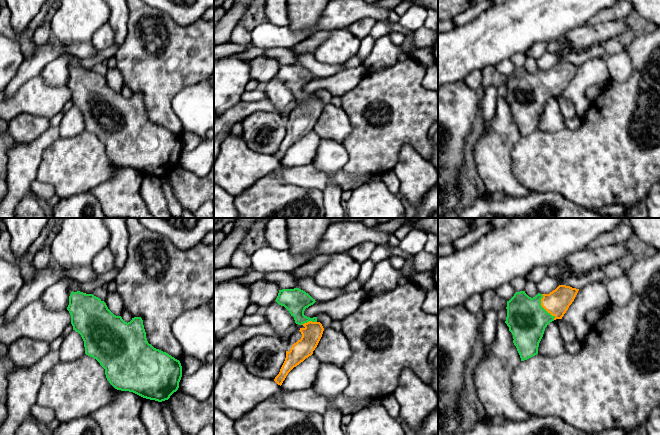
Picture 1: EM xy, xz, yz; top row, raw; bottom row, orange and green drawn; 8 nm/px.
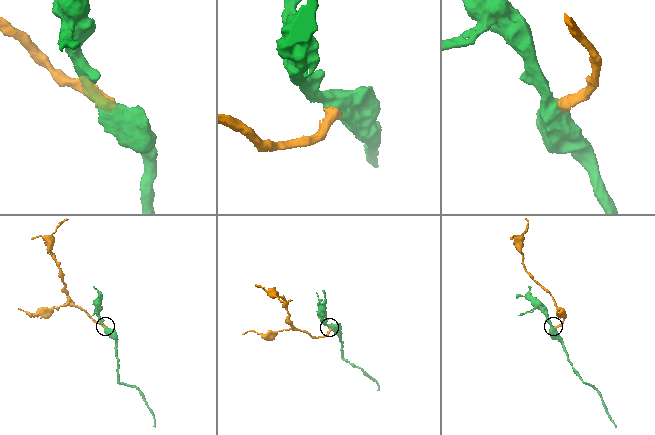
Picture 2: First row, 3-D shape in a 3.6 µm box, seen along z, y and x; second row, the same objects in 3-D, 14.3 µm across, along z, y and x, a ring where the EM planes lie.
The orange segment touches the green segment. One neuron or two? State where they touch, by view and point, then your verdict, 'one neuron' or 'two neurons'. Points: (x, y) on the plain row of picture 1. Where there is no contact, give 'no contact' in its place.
contact yz (543, 83); one neuron

